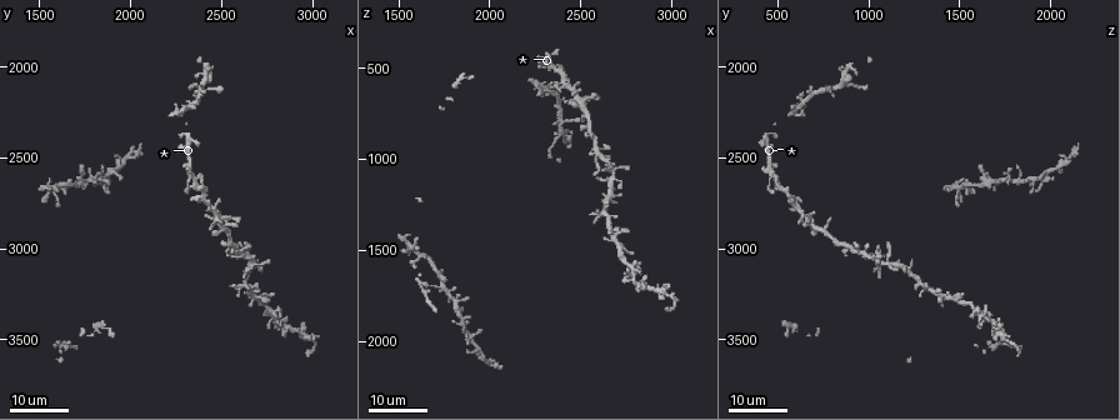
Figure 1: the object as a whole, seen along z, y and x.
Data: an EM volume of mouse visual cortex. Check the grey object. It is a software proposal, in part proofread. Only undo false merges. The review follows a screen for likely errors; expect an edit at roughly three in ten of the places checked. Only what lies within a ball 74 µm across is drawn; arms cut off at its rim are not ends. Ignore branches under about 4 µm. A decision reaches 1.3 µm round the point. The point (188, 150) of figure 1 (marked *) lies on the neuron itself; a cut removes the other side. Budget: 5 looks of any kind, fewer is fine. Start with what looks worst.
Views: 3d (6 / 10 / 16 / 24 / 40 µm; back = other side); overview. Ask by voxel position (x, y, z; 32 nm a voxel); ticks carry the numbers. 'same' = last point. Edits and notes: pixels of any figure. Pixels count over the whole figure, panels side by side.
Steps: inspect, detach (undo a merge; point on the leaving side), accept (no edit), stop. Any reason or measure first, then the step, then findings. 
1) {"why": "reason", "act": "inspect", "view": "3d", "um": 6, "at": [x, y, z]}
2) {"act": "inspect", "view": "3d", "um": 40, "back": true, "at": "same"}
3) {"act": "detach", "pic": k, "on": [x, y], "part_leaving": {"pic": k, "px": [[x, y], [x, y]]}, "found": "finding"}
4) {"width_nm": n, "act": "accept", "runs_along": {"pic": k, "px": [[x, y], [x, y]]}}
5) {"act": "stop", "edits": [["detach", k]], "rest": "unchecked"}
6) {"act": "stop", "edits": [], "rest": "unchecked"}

{"act": "inspect", "view": "3d", "um": 16, "at": [2600, 3020, 980]}

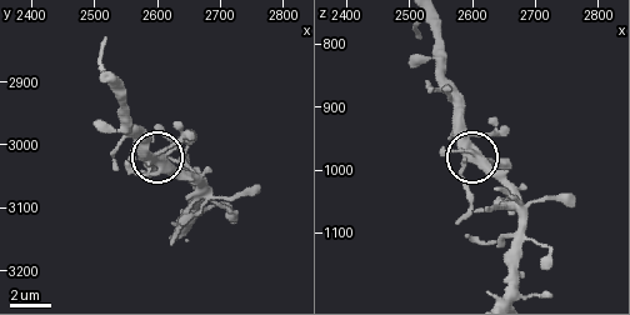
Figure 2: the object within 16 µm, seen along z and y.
{"why": "zoom in", "act": "inspect", "view": "3d", "um": 6, "at": [2610, 3040, 980]}

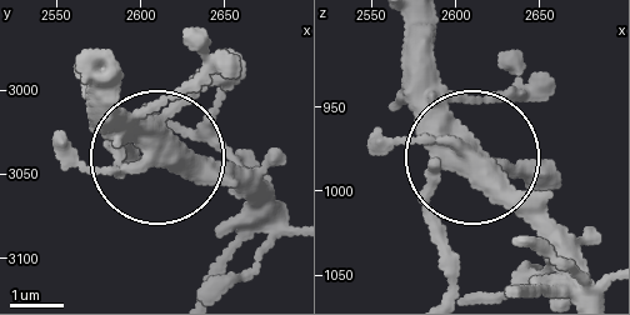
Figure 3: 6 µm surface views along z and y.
{"act": "accept", "runs_along": {"pic": 3, "px": [[408, 29], [413, 83], [466, 159], [435, 190], [449, 285]]}, "found": "one neuron here"}

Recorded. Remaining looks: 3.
{"why": "four-way junction", "act": "inspect", "view": "3d", "um": 24, "at": [2660, 3060, 1120]}

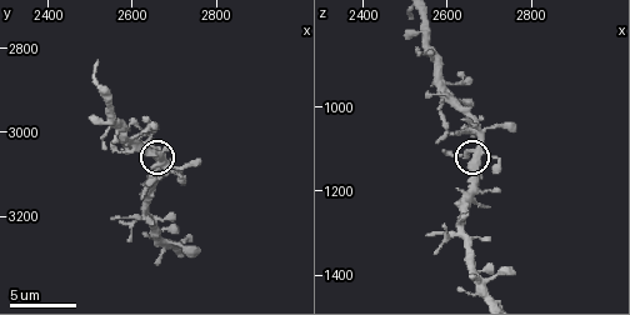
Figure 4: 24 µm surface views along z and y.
{"act": "inspect", "view": "3d", "um": 10, "at": "same"}

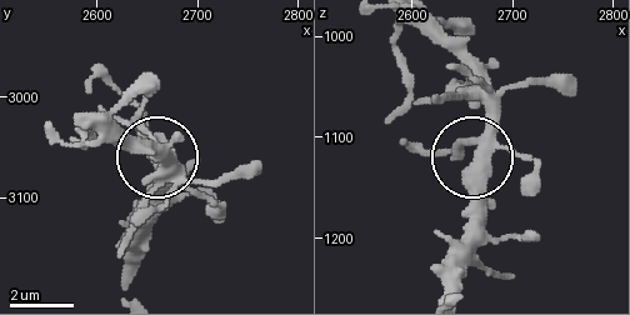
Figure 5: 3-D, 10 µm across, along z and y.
{"width_nm": 290, "act": "accept", "runs_along": {"pic": 5, "px": [[415, 20], [456, 60], [488, 116], [464, 149], [418, 149]]}, "found": "all the same neuron"}

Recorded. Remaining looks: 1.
{"act": "stop", "edits": [], "rest": "unchecked"}

